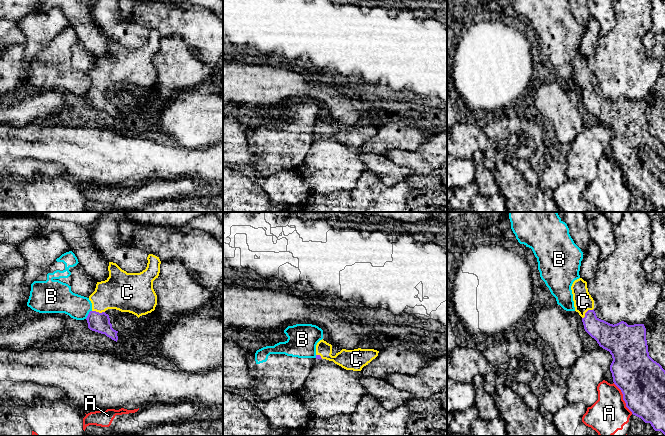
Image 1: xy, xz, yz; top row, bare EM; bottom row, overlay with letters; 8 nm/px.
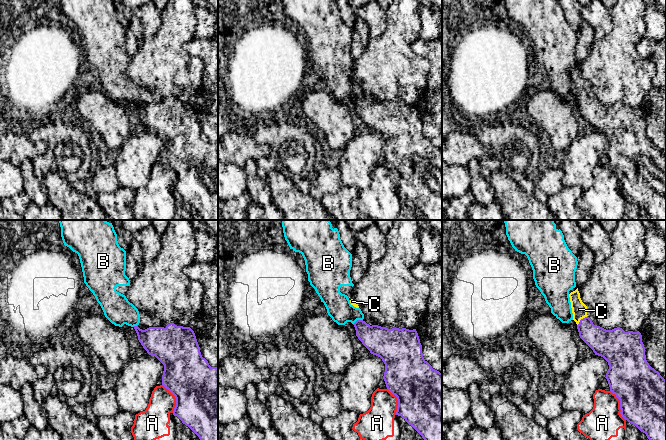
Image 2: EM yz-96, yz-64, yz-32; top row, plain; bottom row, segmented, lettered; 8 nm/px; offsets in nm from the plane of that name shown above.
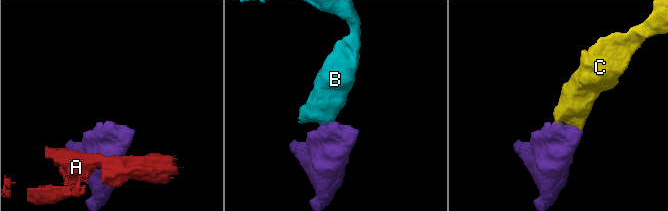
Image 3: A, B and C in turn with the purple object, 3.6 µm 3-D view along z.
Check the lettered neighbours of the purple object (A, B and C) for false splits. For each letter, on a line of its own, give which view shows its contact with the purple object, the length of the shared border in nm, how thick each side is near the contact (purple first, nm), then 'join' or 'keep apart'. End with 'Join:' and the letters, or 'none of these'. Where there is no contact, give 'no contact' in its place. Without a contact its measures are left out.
A: yz | 300 nm | 380/300 nm | keep apart
B: xy | 90 nm | 160/220 nm | keep apart
C: yz | 130 nm | 200/150 nm | join
Join: C

